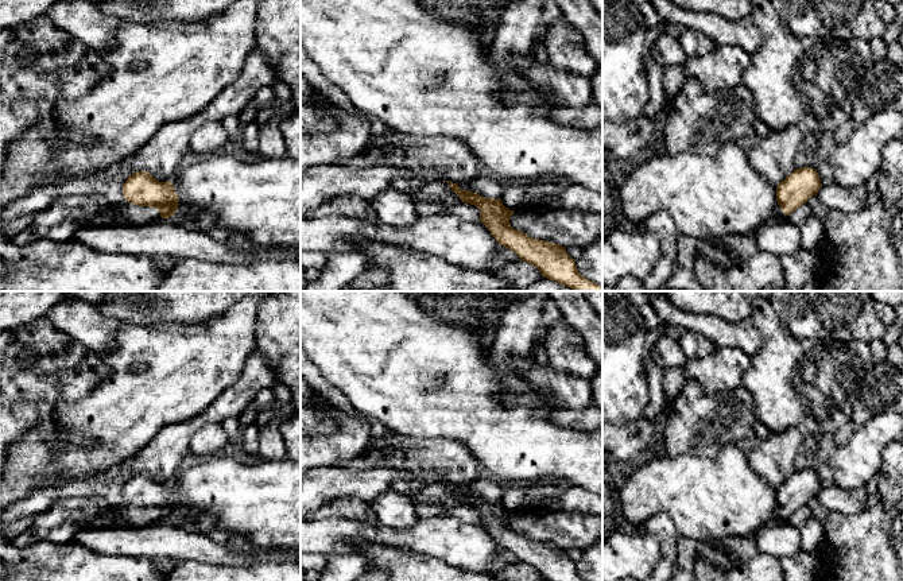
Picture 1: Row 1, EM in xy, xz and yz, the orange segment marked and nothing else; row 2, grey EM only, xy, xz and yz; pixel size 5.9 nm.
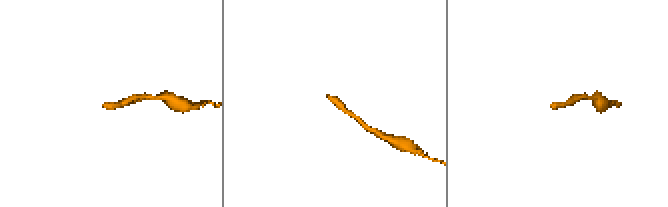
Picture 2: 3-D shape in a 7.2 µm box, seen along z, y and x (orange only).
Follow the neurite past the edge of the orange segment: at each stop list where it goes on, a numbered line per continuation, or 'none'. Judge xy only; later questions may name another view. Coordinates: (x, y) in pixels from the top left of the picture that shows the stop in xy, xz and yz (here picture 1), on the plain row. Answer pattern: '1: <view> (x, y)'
1: xy (128, 515)

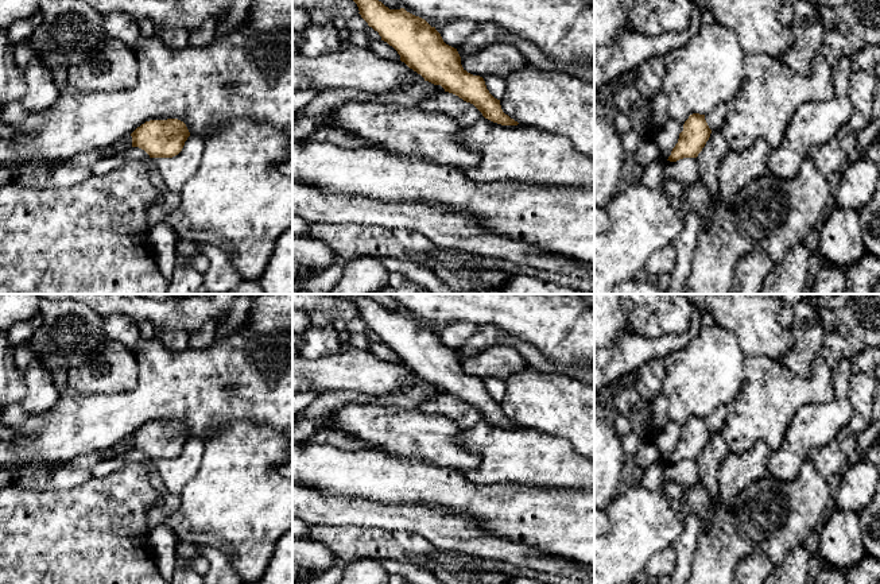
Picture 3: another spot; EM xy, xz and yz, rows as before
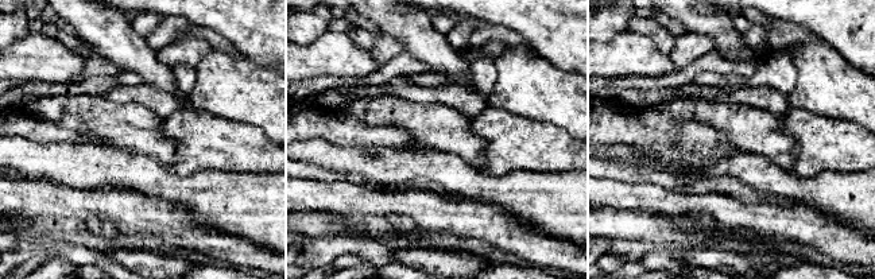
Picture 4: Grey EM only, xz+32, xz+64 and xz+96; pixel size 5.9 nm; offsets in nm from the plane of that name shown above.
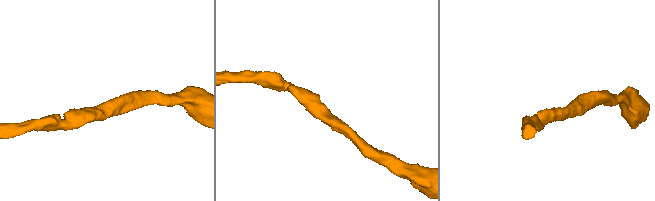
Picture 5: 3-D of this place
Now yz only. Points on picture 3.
none

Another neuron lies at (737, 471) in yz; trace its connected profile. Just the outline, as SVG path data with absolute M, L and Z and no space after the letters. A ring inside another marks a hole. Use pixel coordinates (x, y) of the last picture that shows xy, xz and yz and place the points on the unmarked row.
M757 441L743 453L729 452L720 465L718 499L724 504L729 504L744 488L767 476L771 453L772 450L763 441Z

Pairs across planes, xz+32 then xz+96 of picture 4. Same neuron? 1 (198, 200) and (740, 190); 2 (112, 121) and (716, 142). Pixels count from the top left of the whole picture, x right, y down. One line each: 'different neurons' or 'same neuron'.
1: different neurons
2: different neurons

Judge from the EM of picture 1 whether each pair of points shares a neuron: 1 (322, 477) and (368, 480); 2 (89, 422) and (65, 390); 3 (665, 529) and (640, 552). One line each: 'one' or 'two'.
1: one
2: two
3: two

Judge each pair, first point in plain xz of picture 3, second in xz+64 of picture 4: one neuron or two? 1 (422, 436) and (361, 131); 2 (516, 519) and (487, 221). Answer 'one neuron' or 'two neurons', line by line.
1: two neurons
2: two neurons

